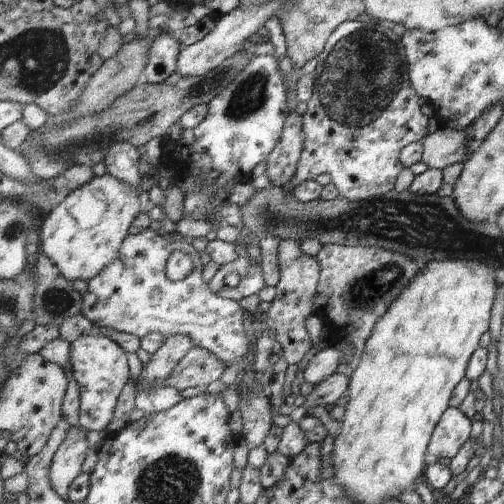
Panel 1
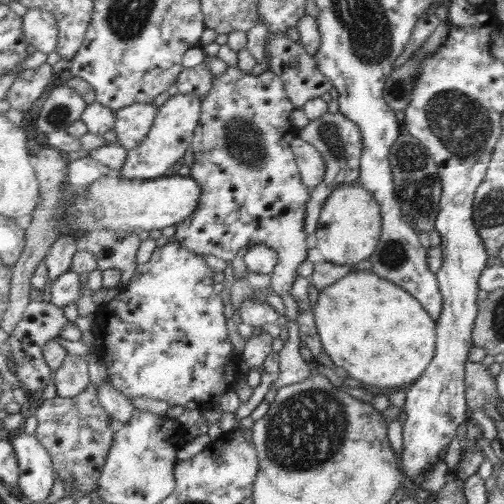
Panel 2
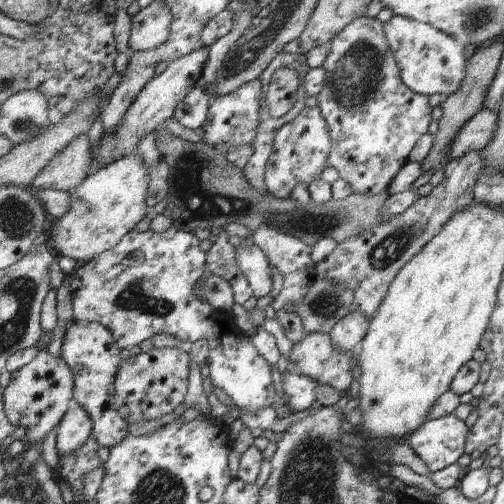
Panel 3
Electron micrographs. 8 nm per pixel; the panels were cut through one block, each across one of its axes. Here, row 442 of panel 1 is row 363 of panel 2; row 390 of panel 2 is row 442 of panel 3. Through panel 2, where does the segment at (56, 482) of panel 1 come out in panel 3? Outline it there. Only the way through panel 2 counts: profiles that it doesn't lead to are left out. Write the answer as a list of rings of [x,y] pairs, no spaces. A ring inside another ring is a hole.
[[[83,408],[69,410],[57,430],[57,452],[59,456],[69,456],[79,450],[93,436],[93,420]]]

